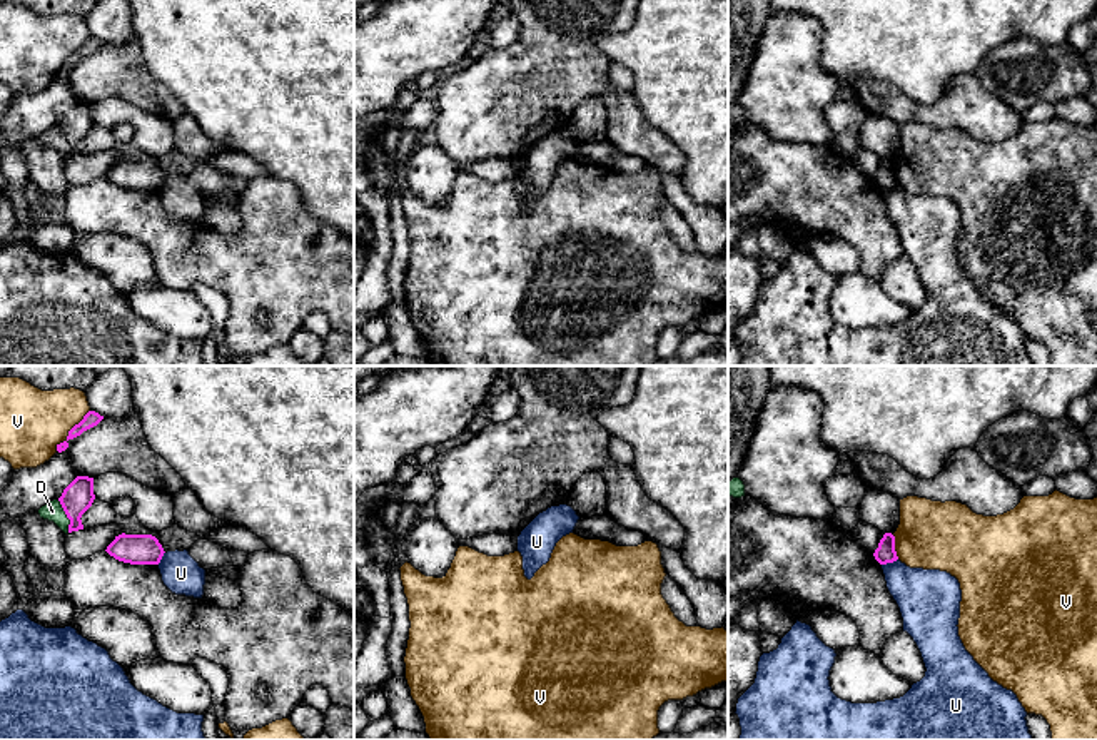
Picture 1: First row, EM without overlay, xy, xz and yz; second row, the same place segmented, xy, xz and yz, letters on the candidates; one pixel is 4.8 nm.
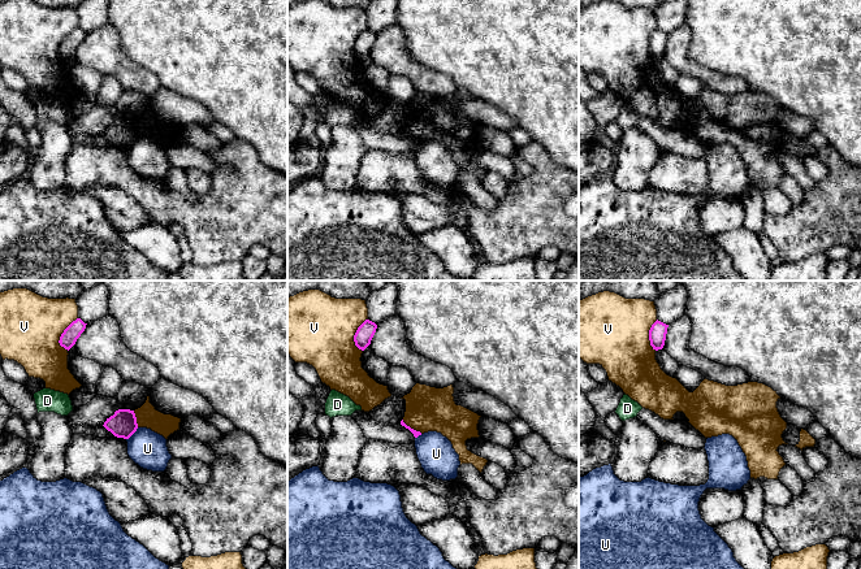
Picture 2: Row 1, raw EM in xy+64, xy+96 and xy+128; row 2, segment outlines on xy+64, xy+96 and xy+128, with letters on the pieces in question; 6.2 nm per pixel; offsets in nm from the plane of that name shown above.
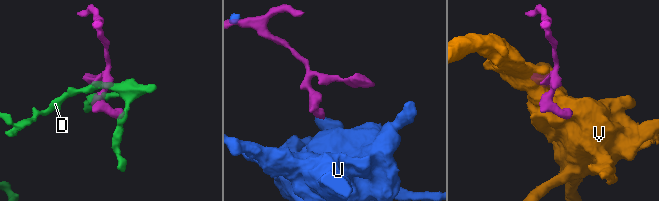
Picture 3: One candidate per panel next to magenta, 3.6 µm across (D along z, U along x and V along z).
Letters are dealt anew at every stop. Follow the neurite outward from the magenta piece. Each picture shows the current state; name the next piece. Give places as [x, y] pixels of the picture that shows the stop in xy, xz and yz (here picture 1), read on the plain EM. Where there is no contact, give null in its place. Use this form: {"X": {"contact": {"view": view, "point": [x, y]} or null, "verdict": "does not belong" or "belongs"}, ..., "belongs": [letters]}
{"D": {"contact": {"view": "xy", "point": [67, 142]}, "verdict": "does not belong"}, "U": {"contact": {"view": "yz", "point": [889, 187]}, "verdict": "does not belong"}, "V": {"contact": {"view": "xy", "point": [70, 55]}, "verdict": "does not belong"}, "belongs": []}

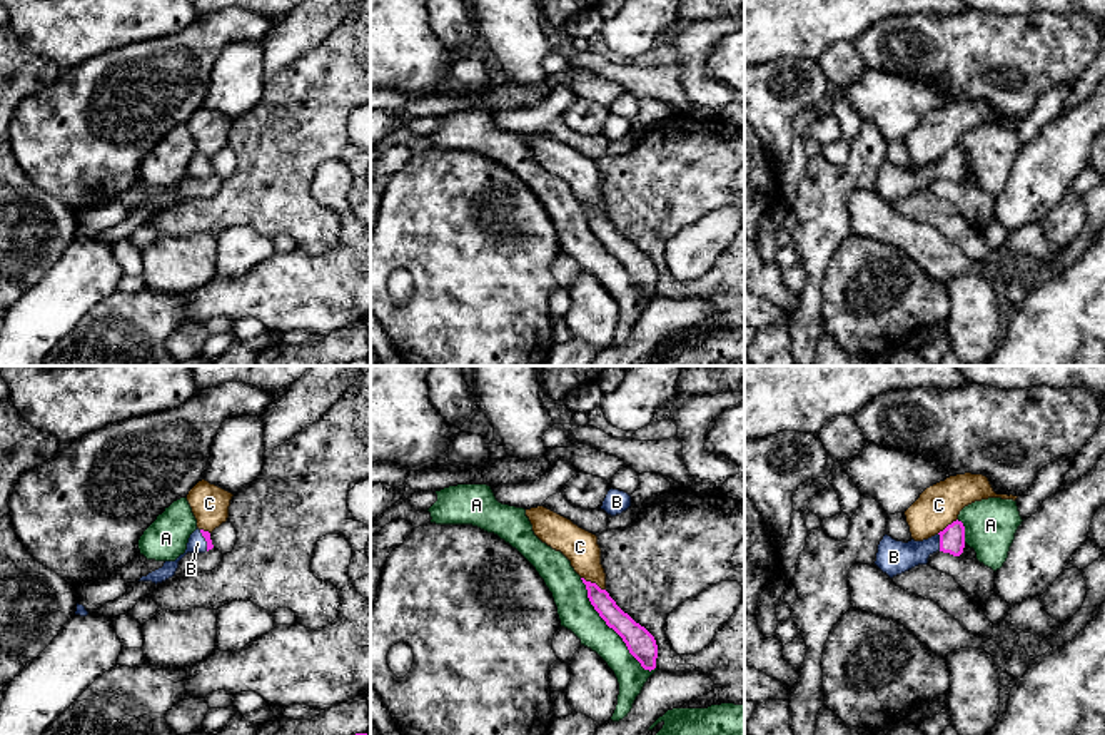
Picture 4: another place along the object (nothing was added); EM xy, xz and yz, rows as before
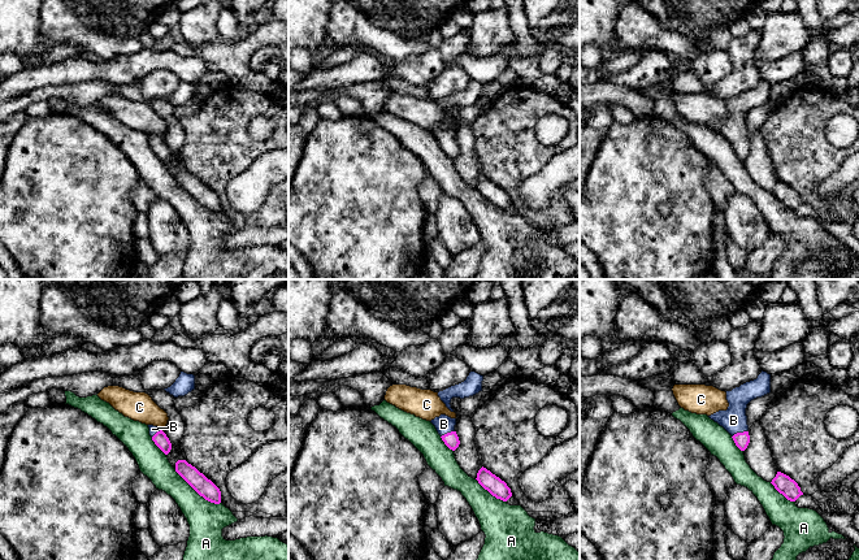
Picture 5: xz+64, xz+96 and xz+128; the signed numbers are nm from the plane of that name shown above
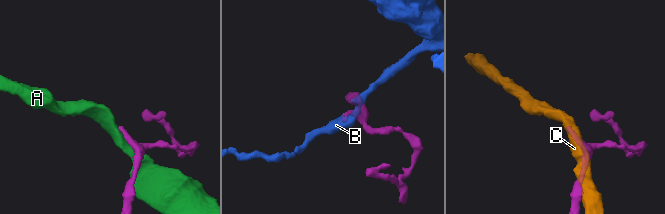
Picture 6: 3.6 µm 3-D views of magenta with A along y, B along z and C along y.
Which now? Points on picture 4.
{"A": {"contact": {"view": "xz", "point": [611, 253]}, "verdict": "does not belong"}, "B": {"contact": {"view": "yz", "point": [940, 167]}, "verdict": "belongs"}, "C": {"contact": {"view": "xz", "point": [593, 209]}, "verdict": "does not belong"}, "belongs": ["B"]}

